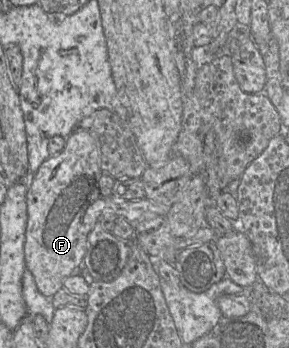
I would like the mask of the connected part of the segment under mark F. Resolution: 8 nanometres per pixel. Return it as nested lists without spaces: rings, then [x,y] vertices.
[[[76,128],[66,138],[63,150],[46,159],[29,179],[26,195],[25,265],[32,273],[39,292],[47,298],[52,298],[63,287],[64,280],[82,264],[87,236],[104,210],[112,210],[132,224],[145,217],[165,217],[170,210],[169,206],[147,198],[126,200],[102,195],[99,189],[102,172],[97,135]]]

